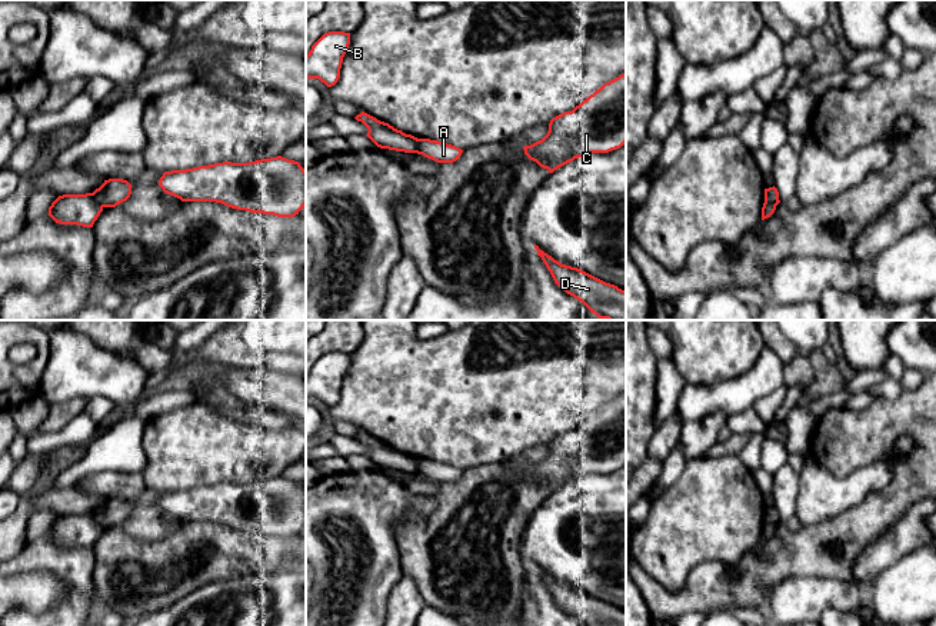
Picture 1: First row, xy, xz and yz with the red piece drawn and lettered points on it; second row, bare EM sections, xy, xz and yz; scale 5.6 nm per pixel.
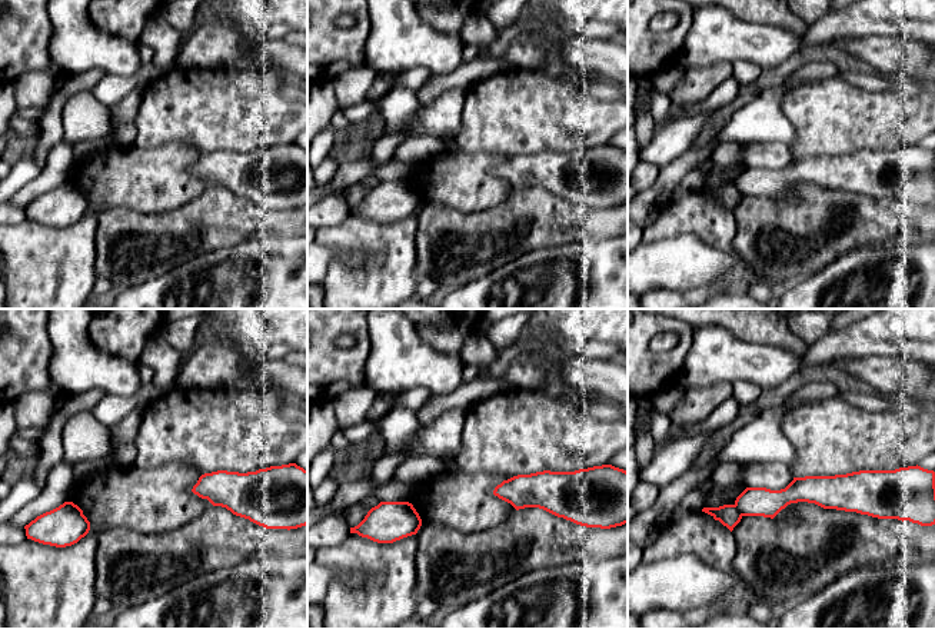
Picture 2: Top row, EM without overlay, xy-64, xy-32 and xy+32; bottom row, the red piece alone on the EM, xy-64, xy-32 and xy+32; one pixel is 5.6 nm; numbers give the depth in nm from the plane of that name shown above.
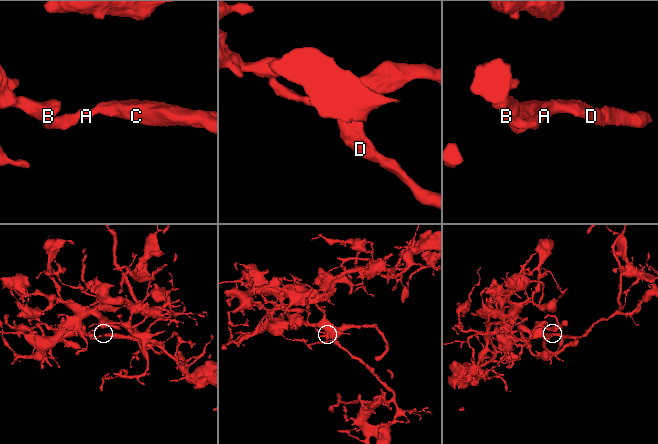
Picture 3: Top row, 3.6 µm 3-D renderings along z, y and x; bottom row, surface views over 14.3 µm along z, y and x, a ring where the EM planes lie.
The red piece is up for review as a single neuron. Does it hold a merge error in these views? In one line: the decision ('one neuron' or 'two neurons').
two neurons

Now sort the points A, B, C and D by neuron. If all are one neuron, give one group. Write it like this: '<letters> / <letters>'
A C D / B

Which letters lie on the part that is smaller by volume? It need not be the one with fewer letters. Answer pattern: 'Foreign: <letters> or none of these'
Foreign: A, C, D

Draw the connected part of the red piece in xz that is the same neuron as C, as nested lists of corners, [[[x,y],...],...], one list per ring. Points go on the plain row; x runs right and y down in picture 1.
[[[626,393],[604,403],[572,432],[553,437],[547,454],[524,466],[524,475],[553,493],[592,473],[609,473],[626,463]]]

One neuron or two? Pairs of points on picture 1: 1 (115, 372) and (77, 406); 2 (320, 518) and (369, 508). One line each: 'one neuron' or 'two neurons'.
1: two neurons
2: one neuron

